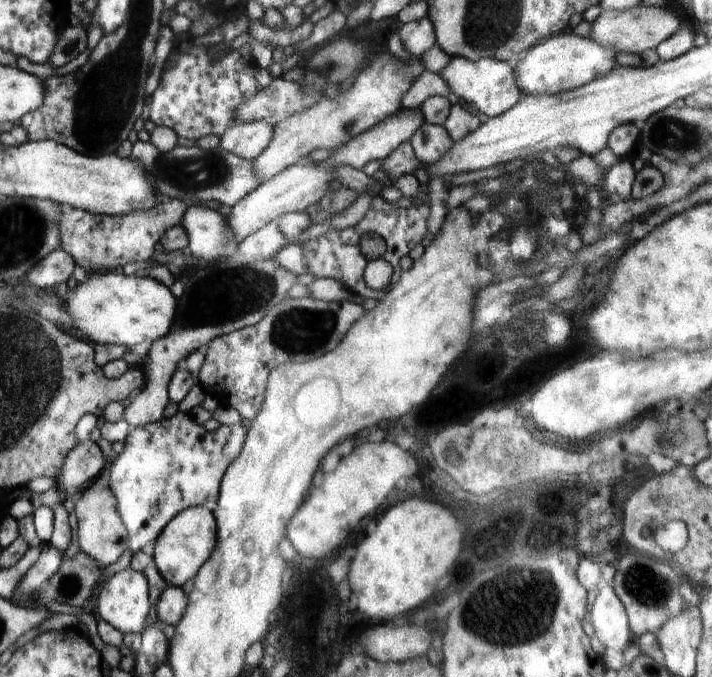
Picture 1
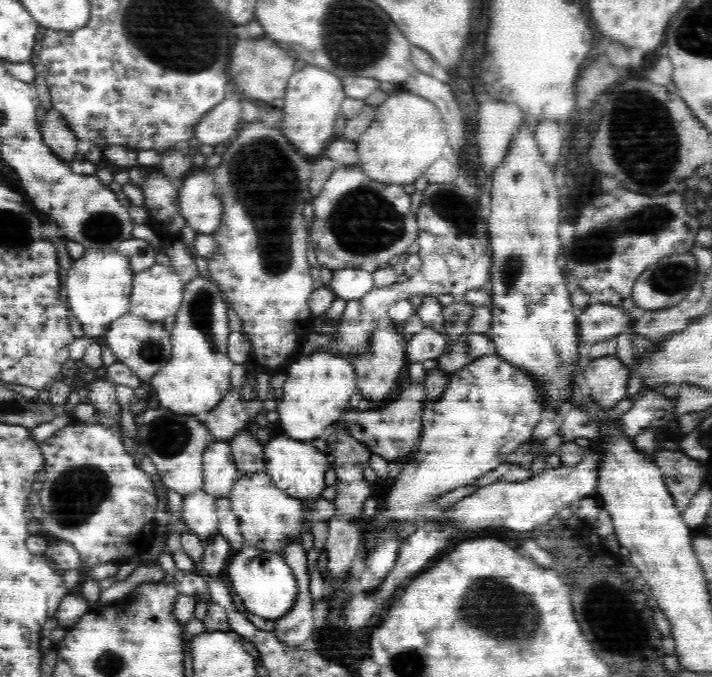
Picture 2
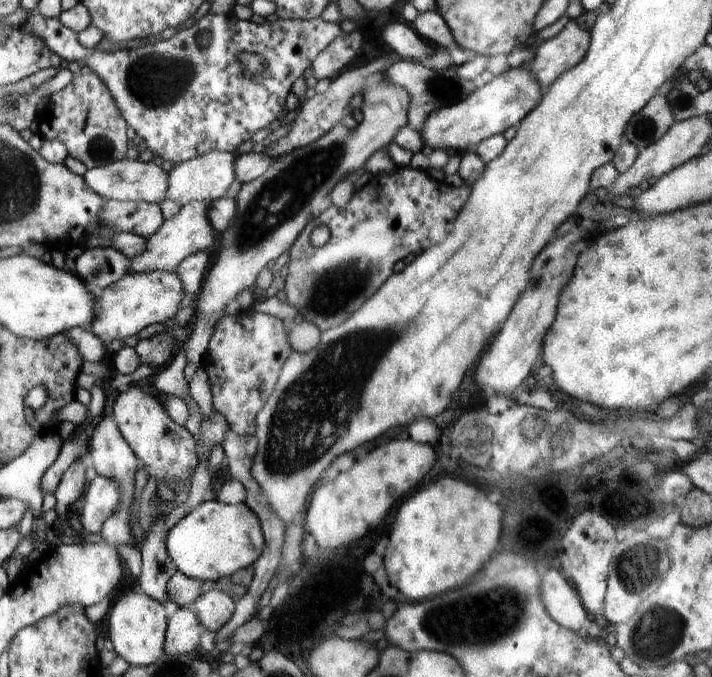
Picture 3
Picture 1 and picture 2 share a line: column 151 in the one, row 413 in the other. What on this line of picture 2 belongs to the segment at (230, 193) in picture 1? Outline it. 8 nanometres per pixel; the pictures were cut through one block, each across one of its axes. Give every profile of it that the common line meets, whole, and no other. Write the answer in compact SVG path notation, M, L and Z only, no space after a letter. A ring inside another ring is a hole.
M163 406L148 407L141 417L142 451L152 459L166 489L170 488L183 497L203 488L203 455L214 441L201 417L178 414Z

